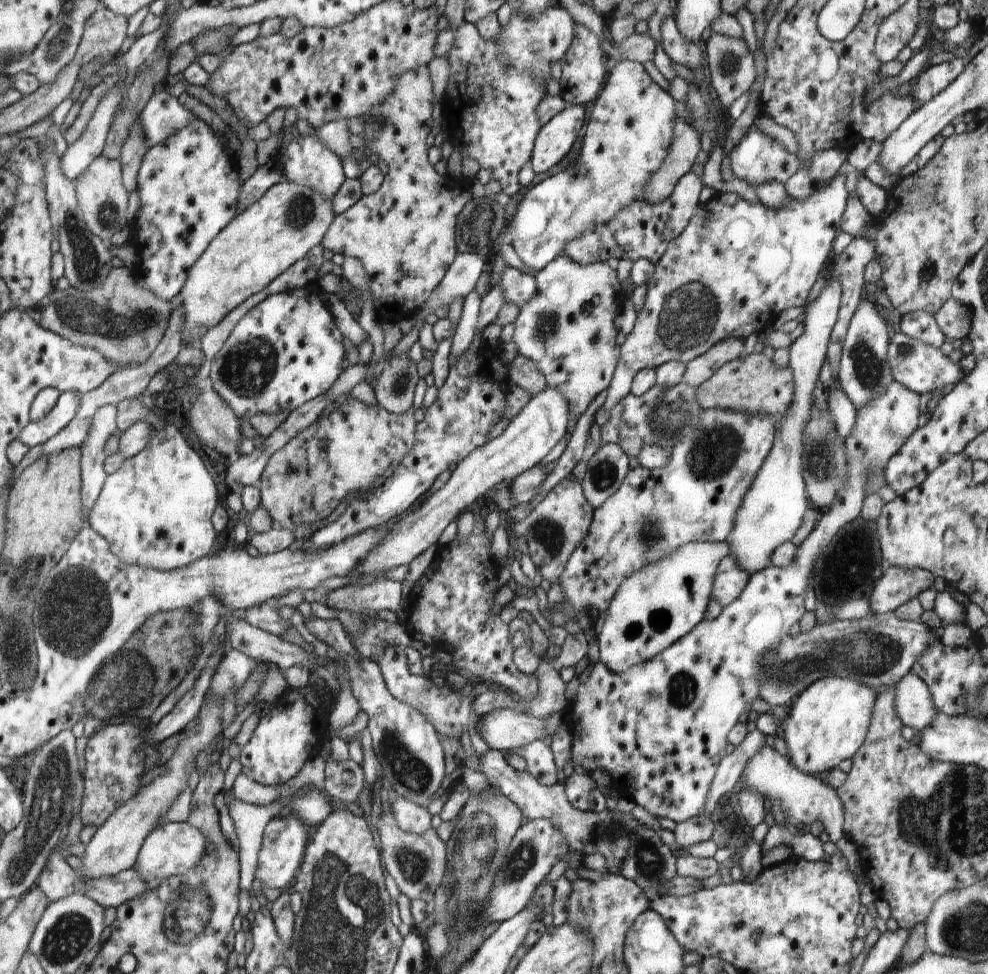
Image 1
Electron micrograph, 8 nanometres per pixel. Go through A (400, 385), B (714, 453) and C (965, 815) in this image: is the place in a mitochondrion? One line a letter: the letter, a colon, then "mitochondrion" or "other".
A: mitochondrion
B: mitochondrion
C: mitochondrion

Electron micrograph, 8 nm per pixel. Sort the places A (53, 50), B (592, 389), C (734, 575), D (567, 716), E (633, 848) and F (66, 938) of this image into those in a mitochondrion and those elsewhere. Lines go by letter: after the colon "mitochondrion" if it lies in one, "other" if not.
A: mitochondrion
B: other
C: other
D: other
E: mitochondrion
F: mitochondrion

